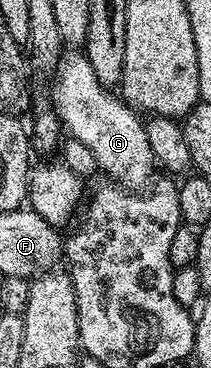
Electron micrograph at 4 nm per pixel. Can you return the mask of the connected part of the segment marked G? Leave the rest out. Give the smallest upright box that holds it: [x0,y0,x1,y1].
[50,53,156,188]

